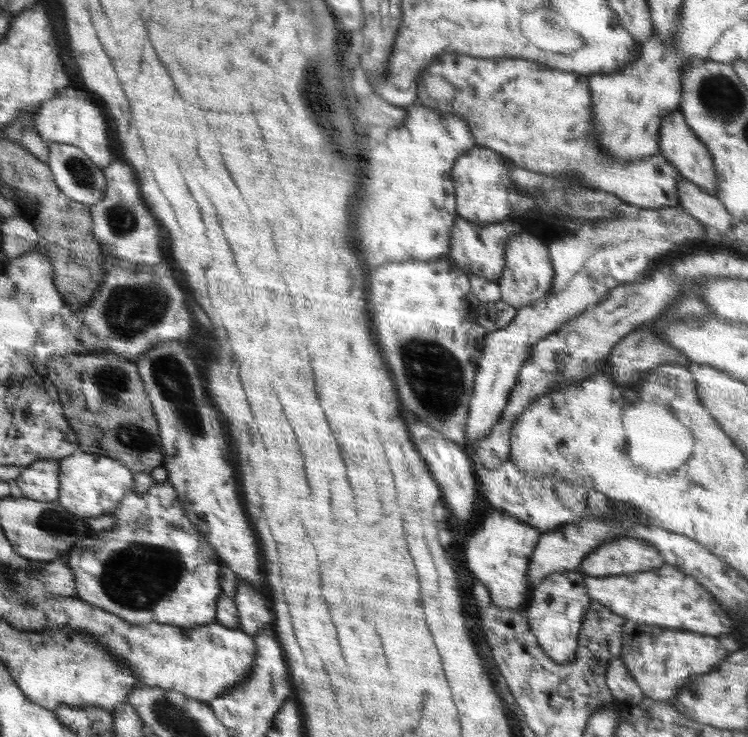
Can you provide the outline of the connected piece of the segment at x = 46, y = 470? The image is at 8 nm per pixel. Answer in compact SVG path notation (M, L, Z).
M59 459L36 461L21 470L16 484L22 496L40 502L57 500L59 495Z

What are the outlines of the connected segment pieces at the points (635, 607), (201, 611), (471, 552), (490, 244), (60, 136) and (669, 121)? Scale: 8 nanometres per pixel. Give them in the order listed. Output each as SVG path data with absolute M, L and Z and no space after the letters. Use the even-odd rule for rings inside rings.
M665 564L654 571L616 577L591 577L584 574L583 578L591 600L640 625L658 625L718 638L732 630L732 620L711 593L698 584L696 578L684 574L676 566Z
M134 473L134 488L124 495L117 509L114 512L108 512L108 515L116 517L118 520L114 529L97 533L93 532L93 534L90 534L88 537L83 537L84 540L76 543L66 556L69 567L72 569L72 574L74 575L76 597L88 604L118 615L126 622L134 625L158 623L161 625L176 625L178 627L193 627L214 623L217 598L223 593L220 581L222 561L220 561L212 545L207 542L206 537L198 532L198 529L185 515L185 508L181 503L181 499L178 498L174 487L169 483L168 479L164 483L157 483L150 473Z
M501 508L484 516L478 534L472 536L466 548L466 562L469 570L486 586L492 603L501 608L518 609L529 599L531 587L527 582L528 563L532 551L540 540L541 532L533 526L520 522Z
M460 217L454 220L454 225L450 231L450 242L448 252L444 258L450 260L459 269L462 269L467 276L470 273L483 276L486 280L500 282L502 269L506 262L506 246L513 234L520 232L520 224L512 224L512 222L492 223L488 227L476 227L474 223L470 223Z
M68 86L54 98L44 101L36 109L33 123L37 127L37 134L49 143L62 143L78 146L96 166L103 169L114 158L110 142L108 141L108 123L100 106L96 106L84 92L74 90L74 86Z
M680 110L671 111L666 118L661 120L659 133L659 152L678 169L683 178L693 182L702 191L716 196L717 169L713 165L713 158L706 145L695 135L690 126L685 123L684 115Z

